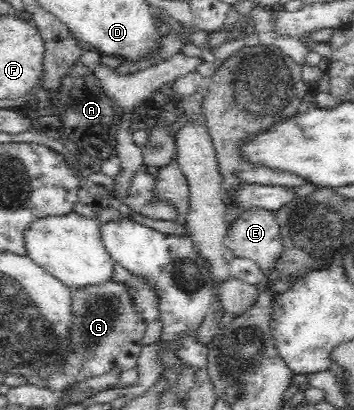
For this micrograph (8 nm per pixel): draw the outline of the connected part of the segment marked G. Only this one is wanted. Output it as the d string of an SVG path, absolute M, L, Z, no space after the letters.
M109 279L97 285L72 287L70 294L72 317L65 337L65 363L49 377L42 377L46 388L52 392L65 391L85 379L99 377L109 371L121 373L137 369L137 359L143 347L141 341L149 322L135 310L130 287Z

